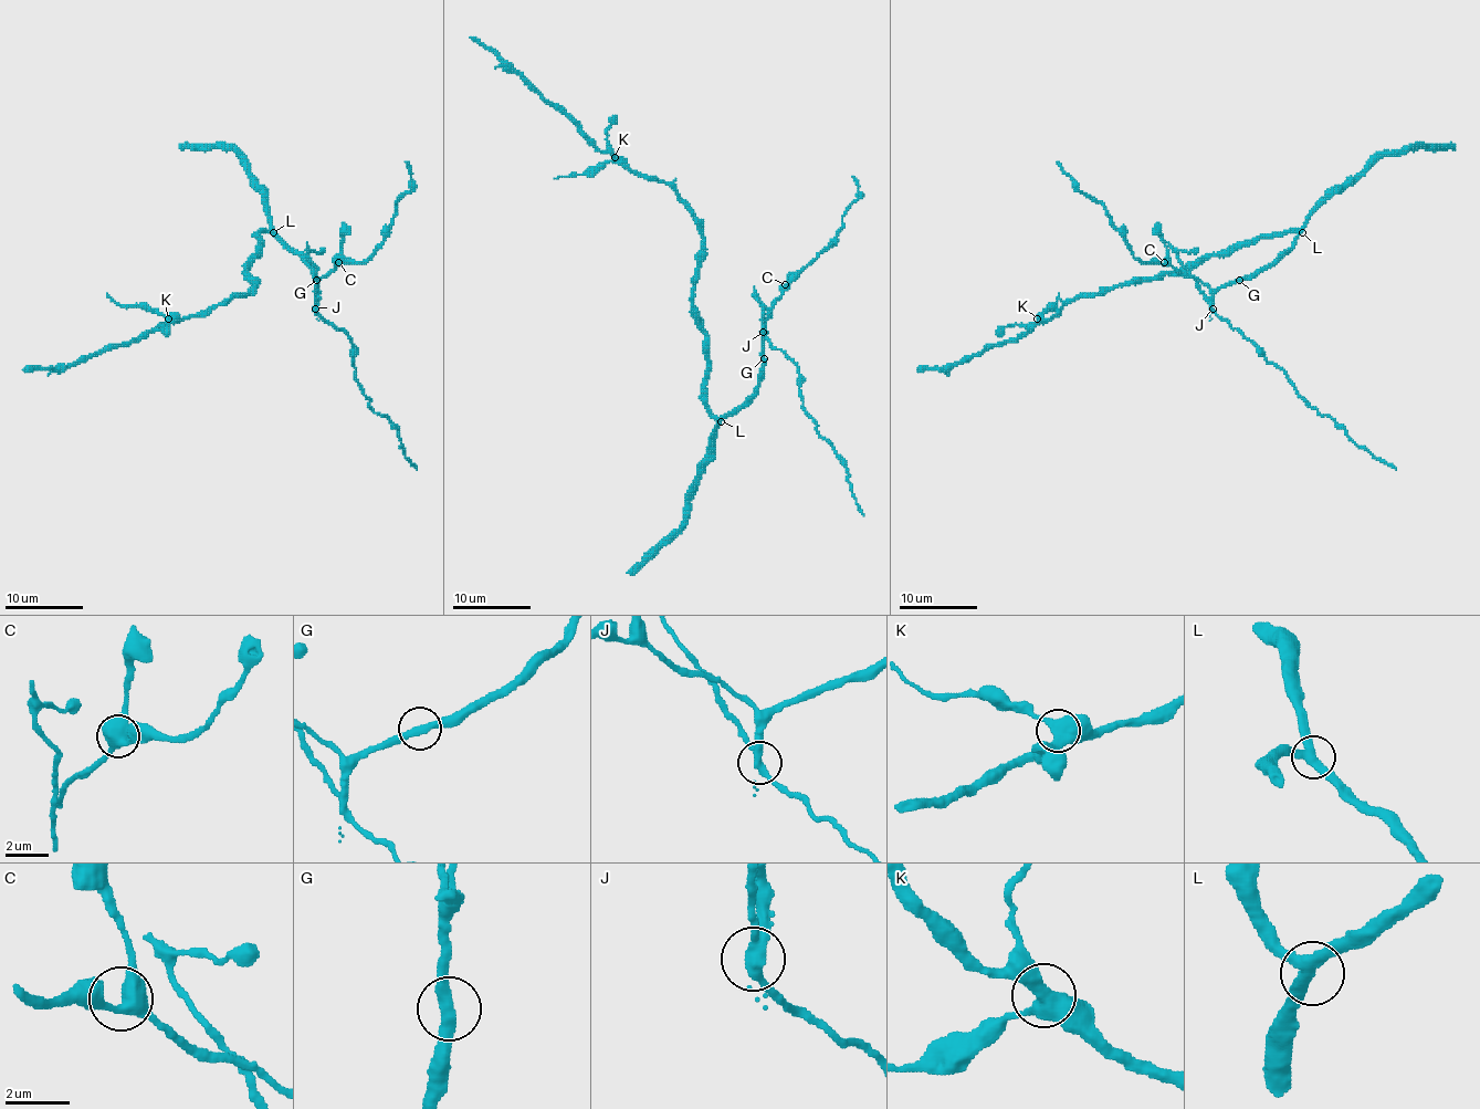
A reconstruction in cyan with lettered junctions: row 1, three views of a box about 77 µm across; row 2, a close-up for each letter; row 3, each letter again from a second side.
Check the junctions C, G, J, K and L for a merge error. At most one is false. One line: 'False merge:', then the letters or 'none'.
False merge: J

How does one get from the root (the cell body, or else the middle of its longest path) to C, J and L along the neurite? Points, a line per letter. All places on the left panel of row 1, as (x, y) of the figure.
C: (260, 242), (258, 237), (262, 232), (275, 234), (313, 270), (316, 289), (316, 283), (338, 262)
J: (260, 242), (258, 237), (262, 232), (275, 234), (313, 270), (315, 309)
L: (260, 242), (258, 237), (262, 232), (273, 232)

